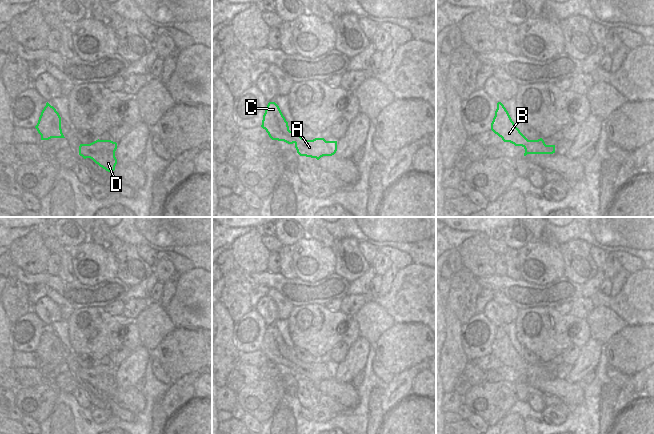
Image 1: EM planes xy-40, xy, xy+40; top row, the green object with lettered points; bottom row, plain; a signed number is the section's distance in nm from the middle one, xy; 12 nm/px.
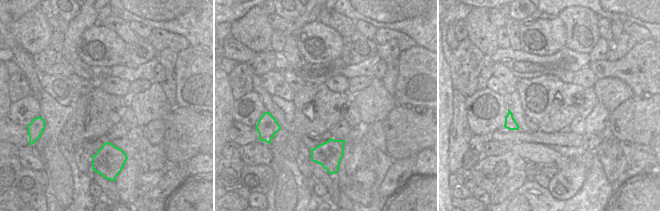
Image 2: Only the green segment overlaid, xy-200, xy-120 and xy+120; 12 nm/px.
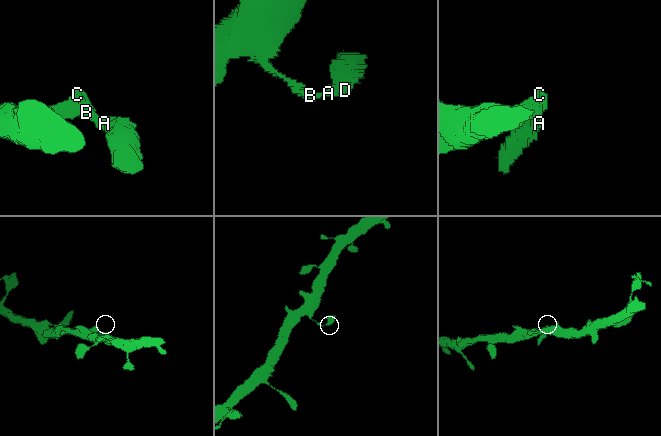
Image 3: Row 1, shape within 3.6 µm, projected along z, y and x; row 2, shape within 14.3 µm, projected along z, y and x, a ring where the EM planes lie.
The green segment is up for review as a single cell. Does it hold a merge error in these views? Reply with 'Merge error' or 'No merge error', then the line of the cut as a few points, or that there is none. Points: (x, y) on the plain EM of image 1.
No merge error. No split.

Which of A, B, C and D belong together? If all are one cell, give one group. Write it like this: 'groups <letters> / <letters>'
groups A B C D

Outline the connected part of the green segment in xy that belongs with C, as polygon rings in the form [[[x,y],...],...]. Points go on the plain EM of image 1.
[[[269,326],[263,339],[261,351],[266,354],[272,364],[295,368],[300,380],[316,382],[332,380],[337,375],[337,365],[326,365],[324,362],[306,364],[294,352],[290,355],[288,346],[275,326]]]

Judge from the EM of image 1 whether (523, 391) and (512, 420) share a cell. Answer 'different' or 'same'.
different

